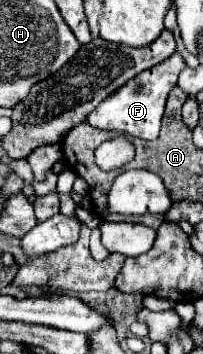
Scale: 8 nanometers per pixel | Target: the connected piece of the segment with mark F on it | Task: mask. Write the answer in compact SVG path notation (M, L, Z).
M179 52L163 60L161 64L141 72L133 80L129 80L125 86L121 86L113 96L103 100L97 110L93 110L87 116L87 122L99 130L119 130L143 140L157 140L161 130L161 118L165 112L165 102L173 86L177 86L177 76L185 68L185 60Z

